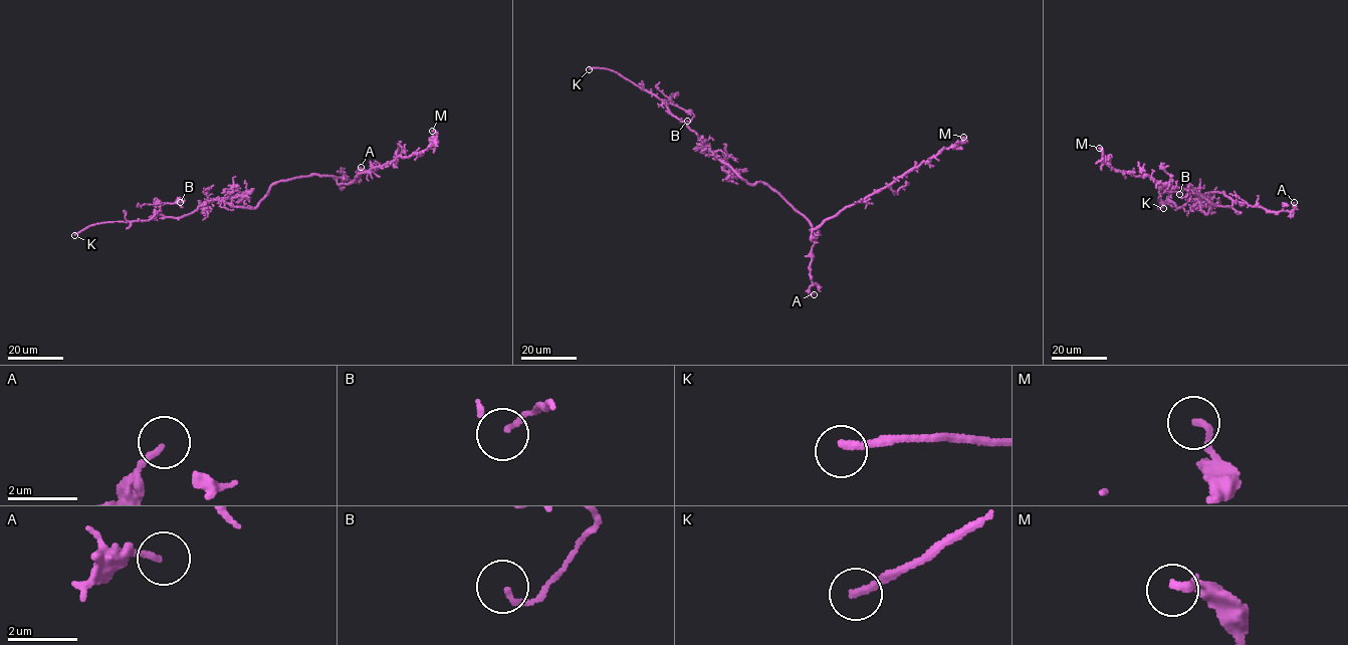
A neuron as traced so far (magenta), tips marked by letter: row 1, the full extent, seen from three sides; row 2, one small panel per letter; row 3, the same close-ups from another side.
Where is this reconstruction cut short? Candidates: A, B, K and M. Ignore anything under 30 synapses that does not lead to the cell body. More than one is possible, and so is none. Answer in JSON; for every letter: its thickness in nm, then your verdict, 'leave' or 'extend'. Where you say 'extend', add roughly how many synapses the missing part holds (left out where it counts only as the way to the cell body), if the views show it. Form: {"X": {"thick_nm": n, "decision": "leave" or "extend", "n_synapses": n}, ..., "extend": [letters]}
{"A": {"thick_nm": 160, "decision": "leave"}, "B": {"thick_nm": 130, "decision": "leave"}, "K": {"thick_nm": 220, "decision": "extend"}, "M": {"thick_nm": 200, "decision": "leave"}, "extend": ["K"]}

